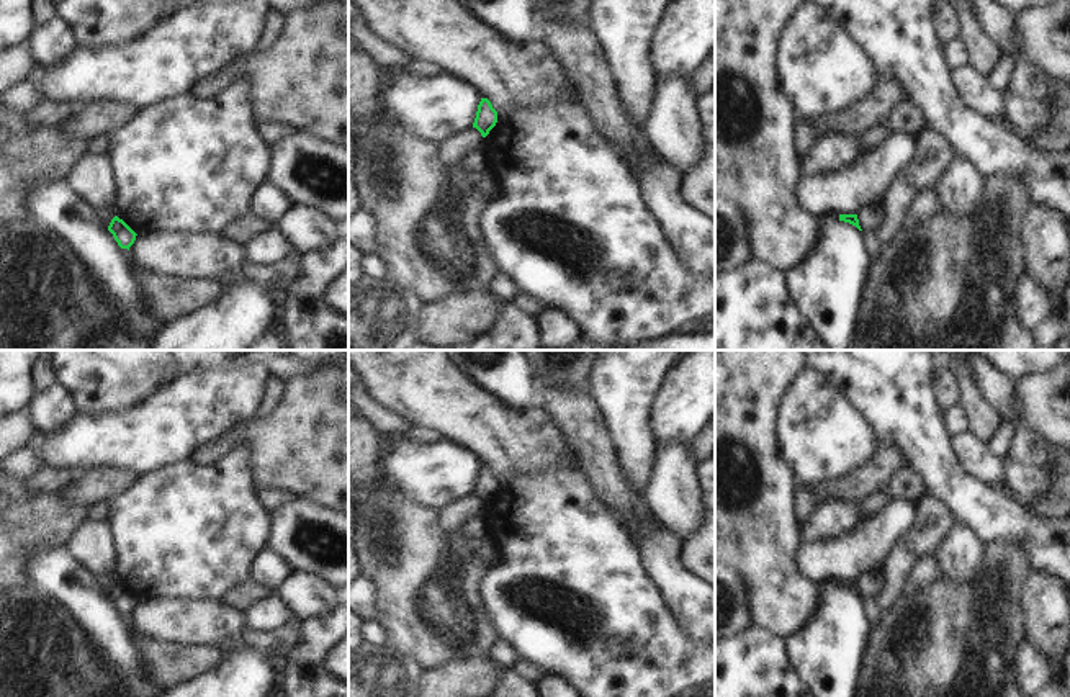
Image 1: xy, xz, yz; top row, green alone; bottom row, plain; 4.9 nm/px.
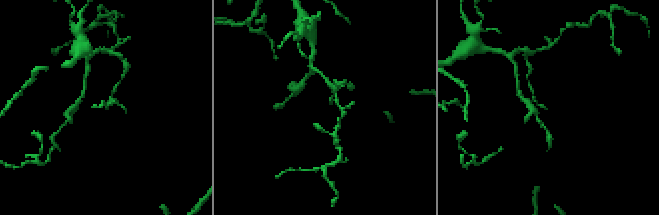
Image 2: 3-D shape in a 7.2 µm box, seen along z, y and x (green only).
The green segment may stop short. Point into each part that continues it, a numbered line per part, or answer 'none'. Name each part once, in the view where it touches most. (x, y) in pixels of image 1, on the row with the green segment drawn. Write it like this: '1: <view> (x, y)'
none.

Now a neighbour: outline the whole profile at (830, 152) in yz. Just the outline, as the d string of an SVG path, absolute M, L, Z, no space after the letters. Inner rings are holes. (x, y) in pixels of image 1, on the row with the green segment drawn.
M829 131L818 134L808 152L800 157L805 178L849 170L861 164L867 152L861 151L861 136Z

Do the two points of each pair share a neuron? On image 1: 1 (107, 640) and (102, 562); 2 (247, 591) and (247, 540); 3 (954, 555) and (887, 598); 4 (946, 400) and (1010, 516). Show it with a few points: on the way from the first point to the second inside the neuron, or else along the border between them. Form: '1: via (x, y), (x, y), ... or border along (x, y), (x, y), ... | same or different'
1: border along (67, 553), (97, 578) | different
2: border along (249, 580), (234, 584), (220, 599) | different
3: border along (954, 522), (933, 555) | different
4: border along (935, 370), (935, 398), (941, 413) | different

